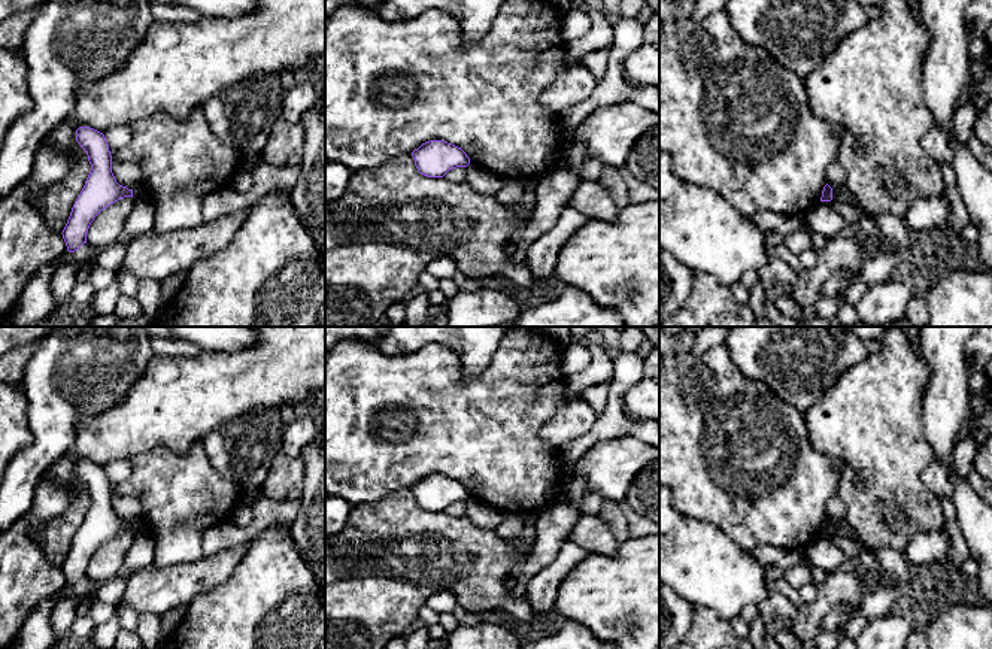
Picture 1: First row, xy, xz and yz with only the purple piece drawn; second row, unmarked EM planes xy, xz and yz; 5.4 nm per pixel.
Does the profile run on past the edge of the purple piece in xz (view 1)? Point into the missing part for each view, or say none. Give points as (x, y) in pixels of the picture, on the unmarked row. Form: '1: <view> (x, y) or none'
1: none

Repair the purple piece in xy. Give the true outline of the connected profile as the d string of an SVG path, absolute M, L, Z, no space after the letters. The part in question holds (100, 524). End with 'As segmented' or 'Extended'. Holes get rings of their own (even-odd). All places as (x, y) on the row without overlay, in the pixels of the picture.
M79 461L76 476L87 486L91 504L61 567L69 586L87 577L88 562L103 543L133 531L133 524L119 519L112 507L112 489L103 467Z. As segmented

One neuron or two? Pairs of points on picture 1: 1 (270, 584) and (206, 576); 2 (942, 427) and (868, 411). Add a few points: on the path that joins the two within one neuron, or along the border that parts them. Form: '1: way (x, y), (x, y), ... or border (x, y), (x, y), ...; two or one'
1: border (246, 551), (224, 581), (194, 596); two
2: border (924, 388), (922, 431), (934, 455); two

